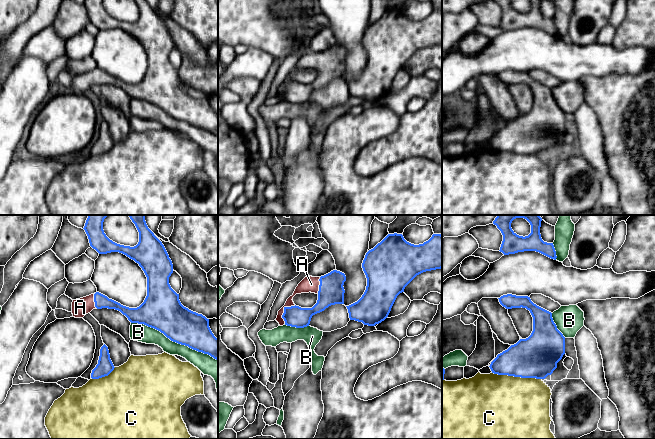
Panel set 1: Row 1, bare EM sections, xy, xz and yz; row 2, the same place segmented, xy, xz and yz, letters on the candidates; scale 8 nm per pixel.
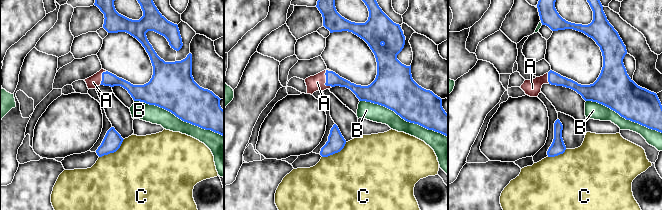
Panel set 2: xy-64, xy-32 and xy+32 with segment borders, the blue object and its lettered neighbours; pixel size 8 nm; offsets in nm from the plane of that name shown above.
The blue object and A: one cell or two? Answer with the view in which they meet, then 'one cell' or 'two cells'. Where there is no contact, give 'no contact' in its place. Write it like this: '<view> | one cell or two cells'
xz | one cell

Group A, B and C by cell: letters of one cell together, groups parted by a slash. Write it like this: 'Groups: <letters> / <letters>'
Groups: A / B / C

